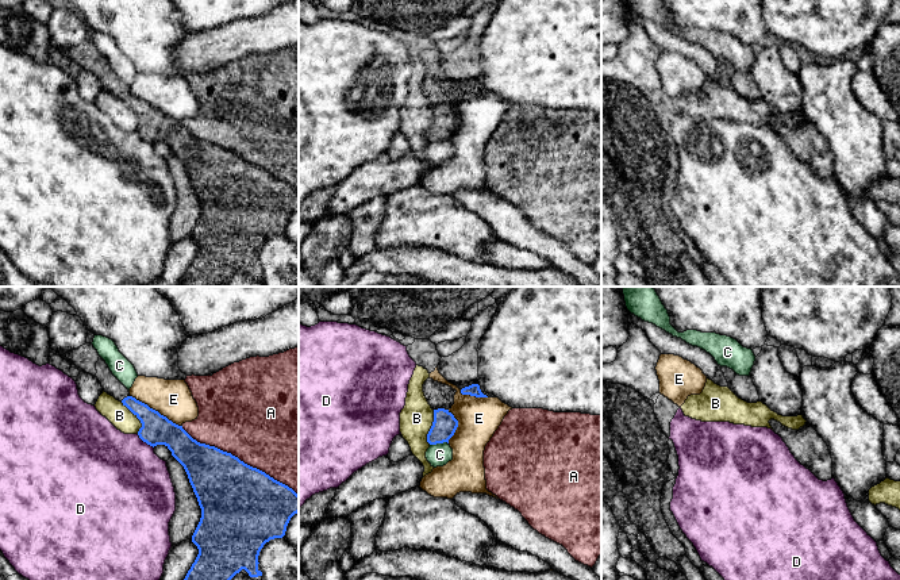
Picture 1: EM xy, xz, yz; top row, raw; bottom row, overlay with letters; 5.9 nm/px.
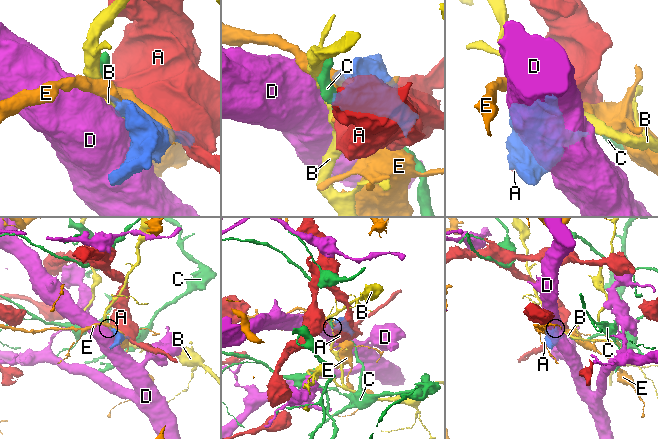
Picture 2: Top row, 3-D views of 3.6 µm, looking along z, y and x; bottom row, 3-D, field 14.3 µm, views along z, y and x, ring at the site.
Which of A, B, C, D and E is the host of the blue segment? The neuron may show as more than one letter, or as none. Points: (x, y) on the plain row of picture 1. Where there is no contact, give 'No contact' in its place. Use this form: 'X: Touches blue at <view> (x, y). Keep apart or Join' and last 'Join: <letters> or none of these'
A: Touches blue at xy (238, 156). Keep apart
B: Touches blue at xy (137, 114). Keep apart
C: Touches blue at xz (438, 139). Keep apart
D: Touches blue at xy (145, 138). Keep apart
E: Touches blue at xy (154, 107). Keep apart
Join: none of these

